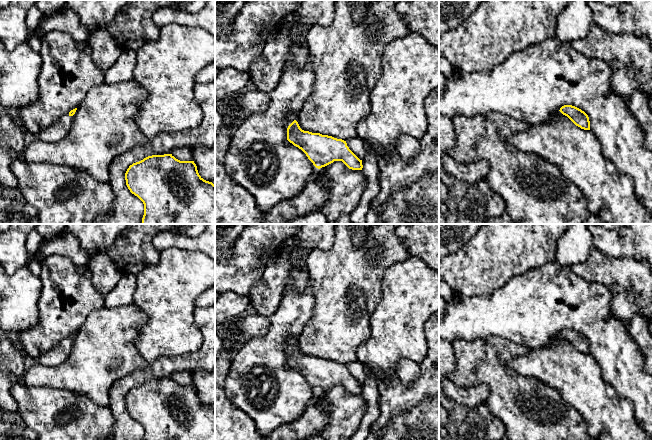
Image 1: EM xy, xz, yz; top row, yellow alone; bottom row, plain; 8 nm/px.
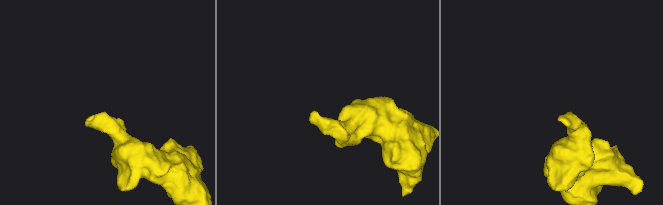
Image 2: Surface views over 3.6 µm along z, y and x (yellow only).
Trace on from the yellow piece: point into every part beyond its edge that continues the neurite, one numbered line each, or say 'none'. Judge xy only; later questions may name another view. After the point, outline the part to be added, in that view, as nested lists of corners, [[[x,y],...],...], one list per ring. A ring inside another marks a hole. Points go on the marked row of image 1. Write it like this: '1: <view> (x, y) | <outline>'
1: xy (53, 133) | [[[63,116],[53,125],[42,129],[37,138],[46,143],[54,143],[63,139],[70,131],[73,122],[72,116]]]

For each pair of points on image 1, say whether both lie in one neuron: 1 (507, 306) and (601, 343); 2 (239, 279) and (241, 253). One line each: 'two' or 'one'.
1: one
2: one

